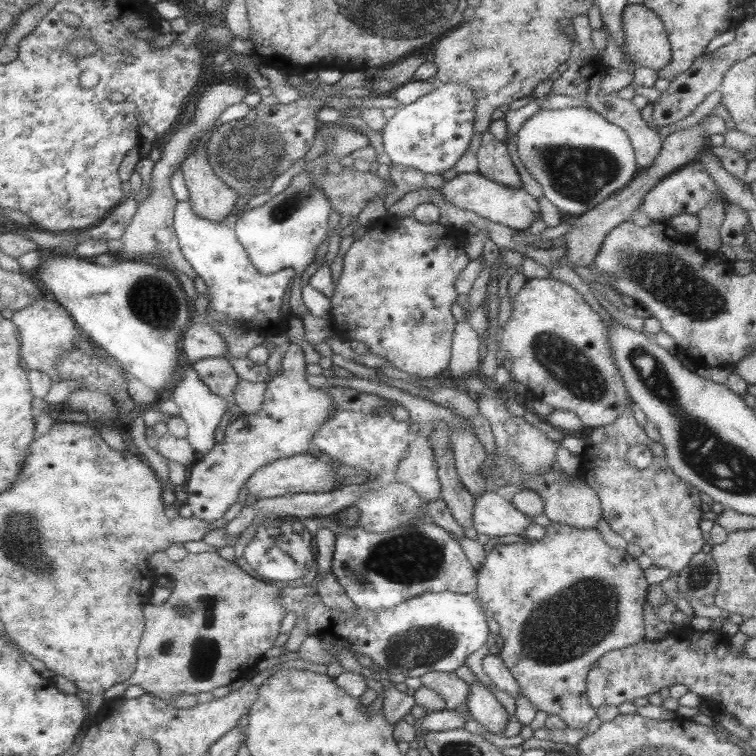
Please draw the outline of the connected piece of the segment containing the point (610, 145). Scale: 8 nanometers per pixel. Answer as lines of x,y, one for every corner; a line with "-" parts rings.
588,107
540,109
523,122
516,142
526,170
562,214
581,215
596,208
641,170
627,132

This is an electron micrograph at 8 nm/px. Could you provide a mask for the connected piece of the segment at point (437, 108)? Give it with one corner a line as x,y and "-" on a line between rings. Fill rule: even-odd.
441,84
432,92
410,104
396,109
396,113
380,131
385,152
391,162
407,168
416,168
426,174
442,174
454,168
468,150
474,135
475,92
469,84

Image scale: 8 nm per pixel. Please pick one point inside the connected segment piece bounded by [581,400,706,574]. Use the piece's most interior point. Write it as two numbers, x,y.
654,509

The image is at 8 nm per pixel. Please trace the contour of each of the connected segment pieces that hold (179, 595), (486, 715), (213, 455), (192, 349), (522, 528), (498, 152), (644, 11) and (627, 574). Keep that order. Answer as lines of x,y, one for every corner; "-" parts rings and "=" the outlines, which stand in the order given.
161,551
152,557
151,564
159,575
166,575
176,586
163,605
148,604
147,631
139,648
139,667
123,686
114,687
107,694
107,700
125,696
130,686
142,686
147,693
164,700
173,700
181,694
212,693
216,688
230,686
232,682
247,680
255,675
258,663
280,638
280,628
286,618
287,608
281,600
281,588
266,579
259,580
242,570
234,561
222,558
218,552
189,554
181,561
168,558
=
470,685
465,704
469,714
490,733
502,735
502,730
509,721
509,714
485,685
=
294,343
285,352
284,371
269,383
262,412
256,416
238,412
227,428
228,438
194,465
187,490
196,518
208,522
223,519
238,504
242,490
260,469
278,460
305,454
315,446
316,433
322,431
337,406
334,396
324,387
316,388
308,382
306,372
309,370
304,348
=
195,321
182,340
182,351
192,364
208,357
228,356
228,342
210,323
=
492,487
475,497
472,511
473,528
478,535
522,535
532,523
530,516
516,510
511,501
504,499
=
486,130
480,138
480,147
476,154
479,173
490,180
507,187
523,188
520,174
508,155
506,142
500,141
=
628,4
622,11
624,46
638,67
654,71
672,60
668,33
660,17
643,4
=
551,521
545,527
546,534
540,540
532,542
516,542
516,544
496,545
486,558
484,564
477,569
477,590
474,595
479,599
481,606
489,616
492,616
499,624
499,632
505,643
499,656
504,664
510,669
511,676
520,685
521,692
539,710
547,714
555,714
562,718
568,727
574,730
585,730
593,718
597,717
597,708
594,708
587,697
587,675
591,666
604,654
616,649
639,643
645,638
645,622
643,619
643,608
648,596
648,581
645,577
645,570
638,565
636,555
630,554
622,548
610,548
597,527
582,530
569,524

